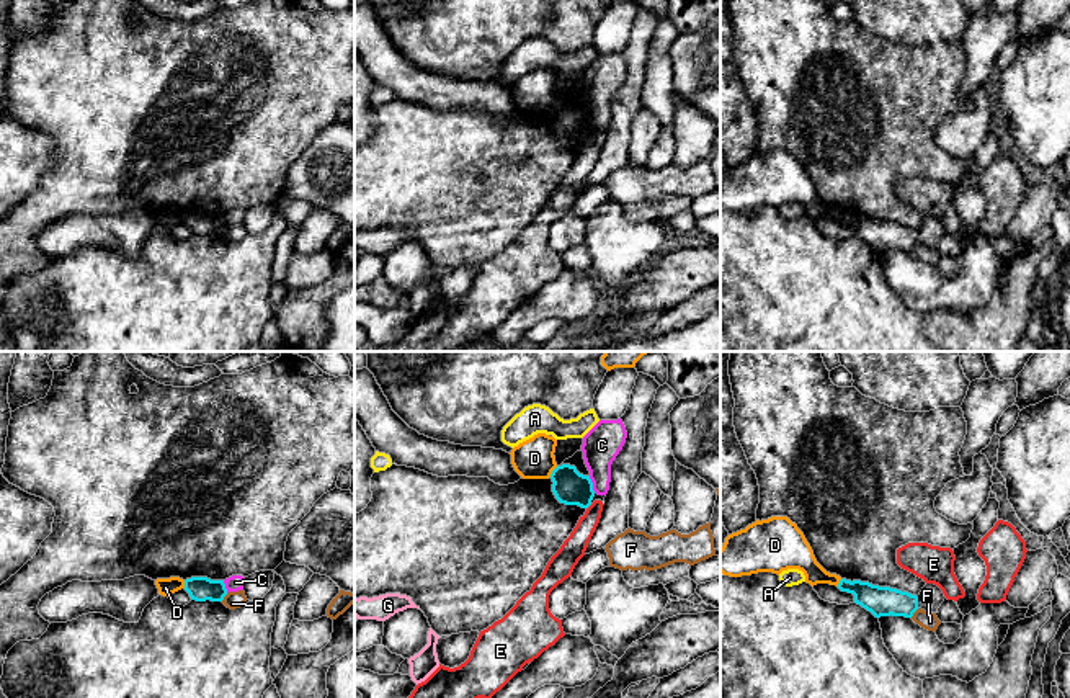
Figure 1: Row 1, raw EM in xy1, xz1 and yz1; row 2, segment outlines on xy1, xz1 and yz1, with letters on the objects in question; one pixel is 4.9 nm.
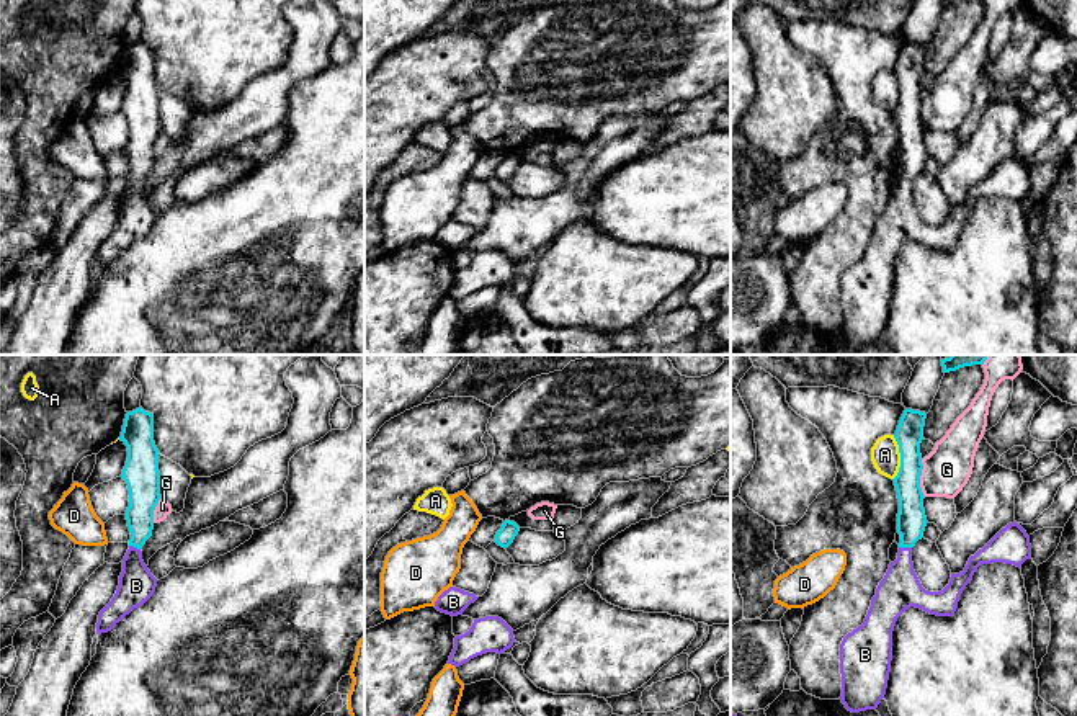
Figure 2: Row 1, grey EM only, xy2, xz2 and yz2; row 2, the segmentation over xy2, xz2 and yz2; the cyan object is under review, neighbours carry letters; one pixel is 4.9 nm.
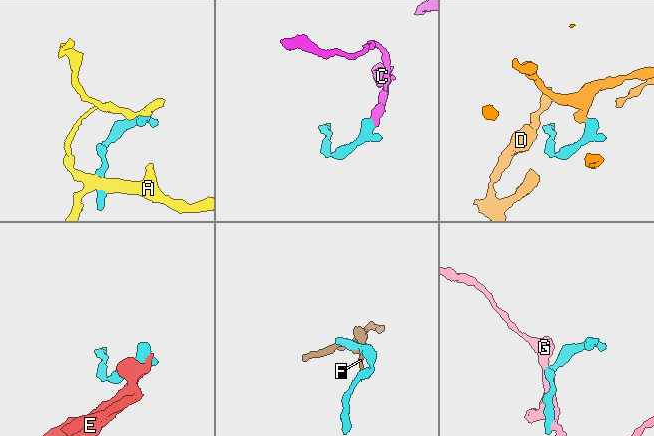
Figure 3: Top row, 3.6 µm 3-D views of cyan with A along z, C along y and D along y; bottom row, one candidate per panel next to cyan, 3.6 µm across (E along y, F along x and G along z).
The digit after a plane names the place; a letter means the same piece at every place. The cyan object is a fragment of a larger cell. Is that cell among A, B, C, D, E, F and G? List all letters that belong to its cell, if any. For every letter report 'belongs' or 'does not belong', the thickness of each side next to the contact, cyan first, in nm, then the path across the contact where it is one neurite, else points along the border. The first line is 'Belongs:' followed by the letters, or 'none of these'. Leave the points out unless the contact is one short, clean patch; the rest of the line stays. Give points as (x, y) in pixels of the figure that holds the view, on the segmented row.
Belongs: B
A: does not belong; calibres 140 and 140 nm; border yz2 (894, 435), (899, 445), (899, 471), (893, 479)
B: belongs; calibres 140 and 200 nm; way yz2 (911, 520), (906, 546), (901, 589)
C: does not belong; calibres 170 and 180 nm; border xz1 (588, 476), (595, 491)
D: does not belong; calibres 170 and 190 nm; border xz1 (557, 466), (549, 476)
E: does not belong; calibres 170 and 120 nm; border xz1 (592, 504), (587, 509)
F: does not belong; calibres 140 and 90 nm
G: does not belong; calibres 140 and 240 nm

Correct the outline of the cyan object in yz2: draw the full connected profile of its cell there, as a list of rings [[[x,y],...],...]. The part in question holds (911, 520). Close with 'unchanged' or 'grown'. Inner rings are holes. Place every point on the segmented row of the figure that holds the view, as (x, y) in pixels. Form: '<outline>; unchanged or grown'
[[[905,409],[899,420],[894,438],[899,445],[900,468],[892,479],[899,499],[897,559],[889,564],[879,582],[865,623],[848,633],[840,644],[840,700],[851,713],[876,709],[884,698],[892,660],[892,631],[907,608],[953,616],[963,590],[981,564],[1005,562],[1021,567],[1031,557],[1030,536],[1015,521],[971,556],[963,572],[951,574],[950,584],[941,592],[922,587],[914,571],[912,548],[923,538],[928,523],[920,487],[925,418],[925,412]]]; grown

